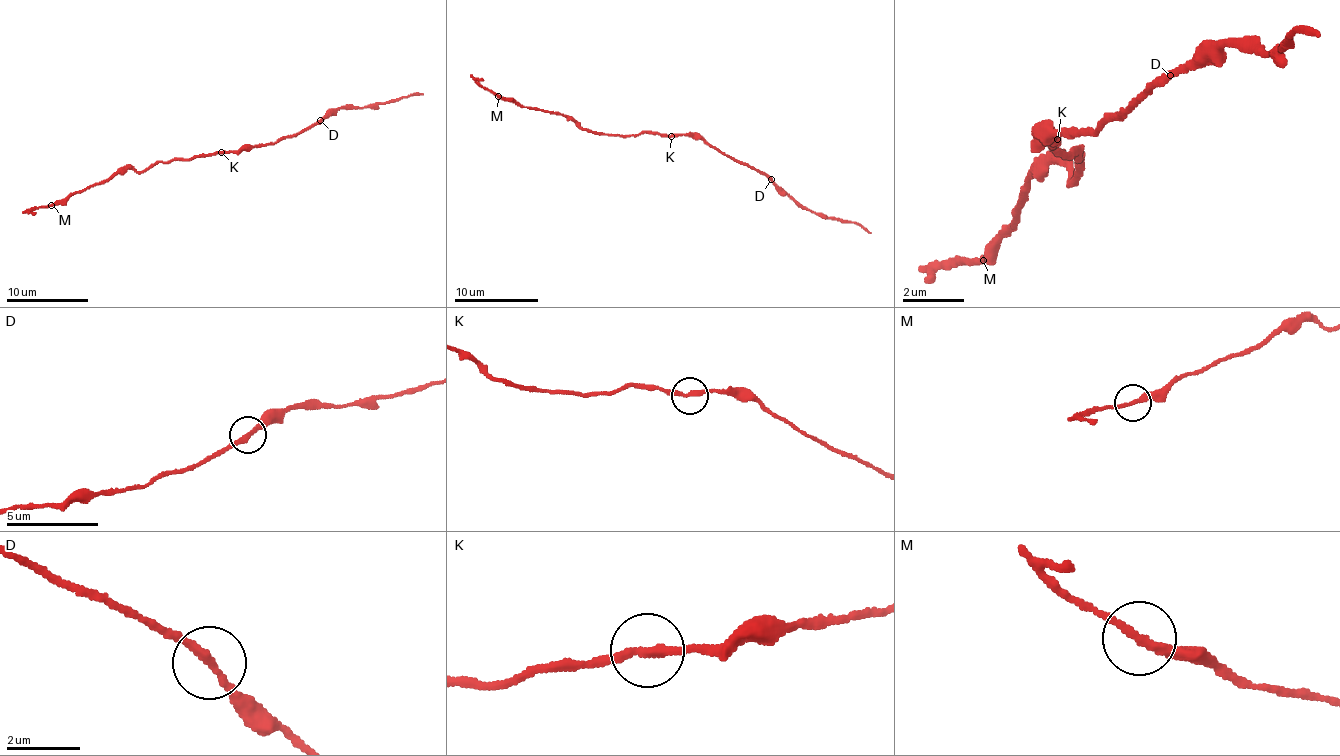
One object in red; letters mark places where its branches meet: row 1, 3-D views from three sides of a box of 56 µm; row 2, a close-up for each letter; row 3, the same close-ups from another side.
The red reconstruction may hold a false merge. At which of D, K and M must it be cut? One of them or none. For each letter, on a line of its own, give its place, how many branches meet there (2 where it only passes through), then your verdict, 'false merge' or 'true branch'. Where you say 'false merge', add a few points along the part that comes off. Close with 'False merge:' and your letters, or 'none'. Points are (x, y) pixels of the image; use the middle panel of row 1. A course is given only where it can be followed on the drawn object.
D: at (771, 179); 2 branches meet; false merge; foreign part runs (771, 179), (804, 207), (816, 214), (855, 222), (870, 232)
K: at (671, 136); 2 branches meet; true branch
M: at (498, 96); 2 branches meet; true branch
False merge: D

